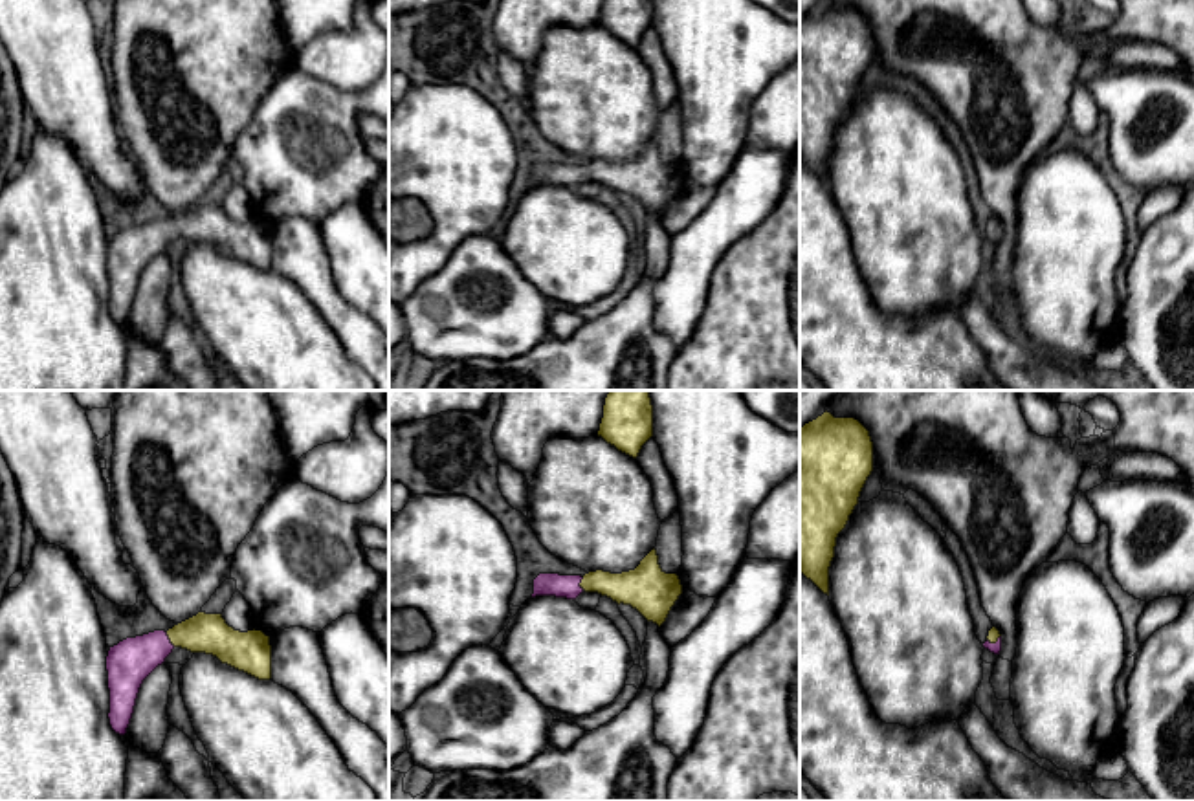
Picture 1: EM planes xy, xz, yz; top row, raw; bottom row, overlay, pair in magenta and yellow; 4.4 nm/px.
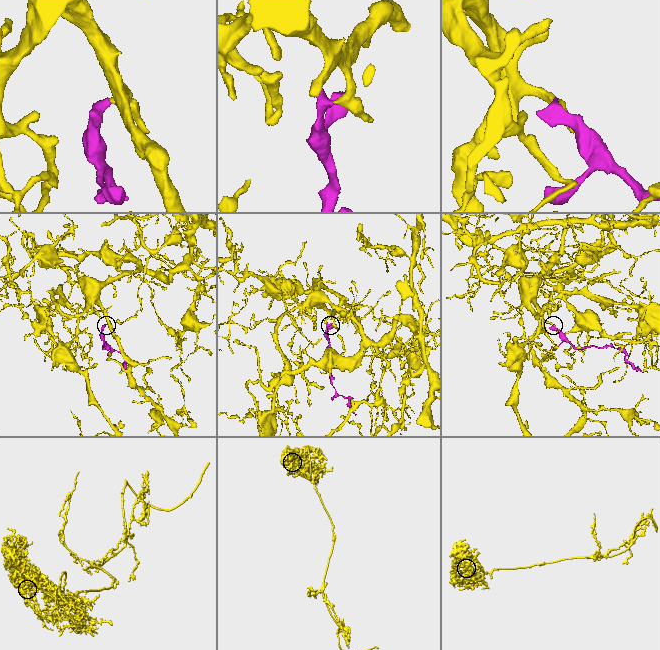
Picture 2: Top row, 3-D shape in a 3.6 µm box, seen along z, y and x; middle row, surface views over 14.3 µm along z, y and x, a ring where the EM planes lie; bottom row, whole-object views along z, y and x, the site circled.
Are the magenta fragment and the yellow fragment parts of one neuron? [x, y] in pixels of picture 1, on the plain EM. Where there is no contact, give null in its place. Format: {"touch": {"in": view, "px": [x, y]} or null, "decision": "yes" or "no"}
{"touch": {"in": "xy", "px": [169, 230]}, "decision": "yes"}

